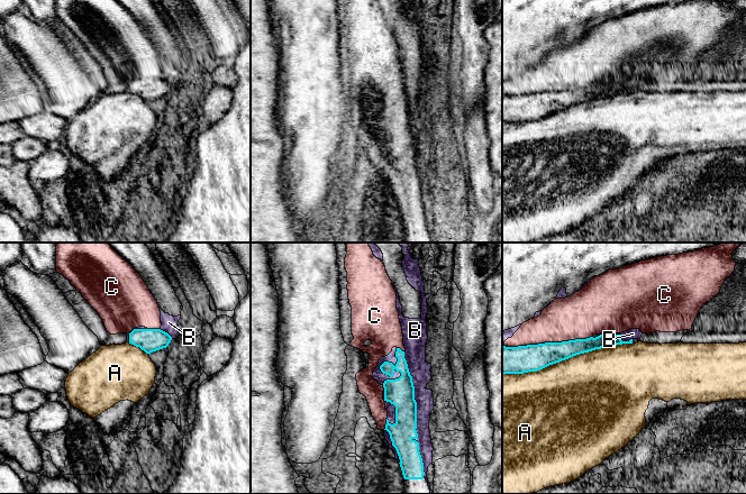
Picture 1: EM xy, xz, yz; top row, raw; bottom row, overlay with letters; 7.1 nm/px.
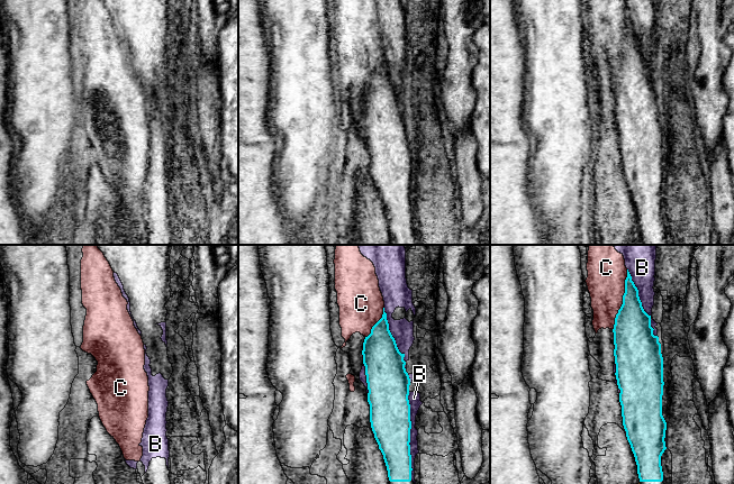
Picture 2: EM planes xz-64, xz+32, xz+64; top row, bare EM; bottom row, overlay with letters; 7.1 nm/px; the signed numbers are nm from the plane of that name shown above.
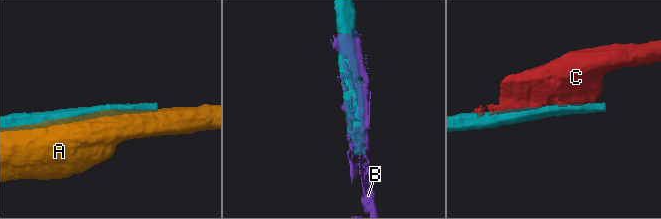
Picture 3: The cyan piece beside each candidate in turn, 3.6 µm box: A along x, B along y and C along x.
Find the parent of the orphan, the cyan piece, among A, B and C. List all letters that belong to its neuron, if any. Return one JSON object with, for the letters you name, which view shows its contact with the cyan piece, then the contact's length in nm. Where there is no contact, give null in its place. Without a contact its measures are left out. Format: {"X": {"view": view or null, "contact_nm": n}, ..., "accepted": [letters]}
{"B": {"view": "xz", "contact_nm": 900}, "accepted": ["B"]}

